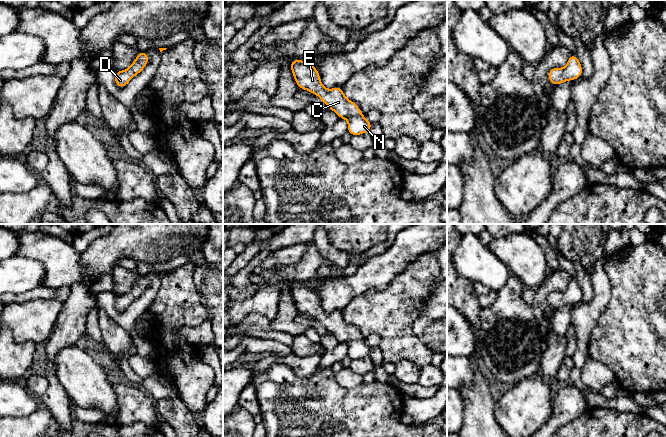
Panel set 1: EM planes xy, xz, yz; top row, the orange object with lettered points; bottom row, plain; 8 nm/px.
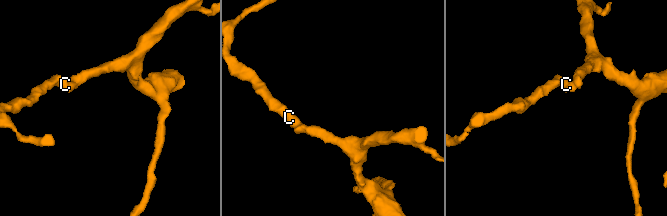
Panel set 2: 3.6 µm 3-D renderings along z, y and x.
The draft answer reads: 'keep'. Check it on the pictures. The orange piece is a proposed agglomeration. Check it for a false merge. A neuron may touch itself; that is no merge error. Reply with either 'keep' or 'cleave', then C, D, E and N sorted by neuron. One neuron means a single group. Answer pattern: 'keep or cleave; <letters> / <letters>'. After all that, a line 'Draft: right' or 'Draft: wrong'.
keep; C D E N
Draft: right

